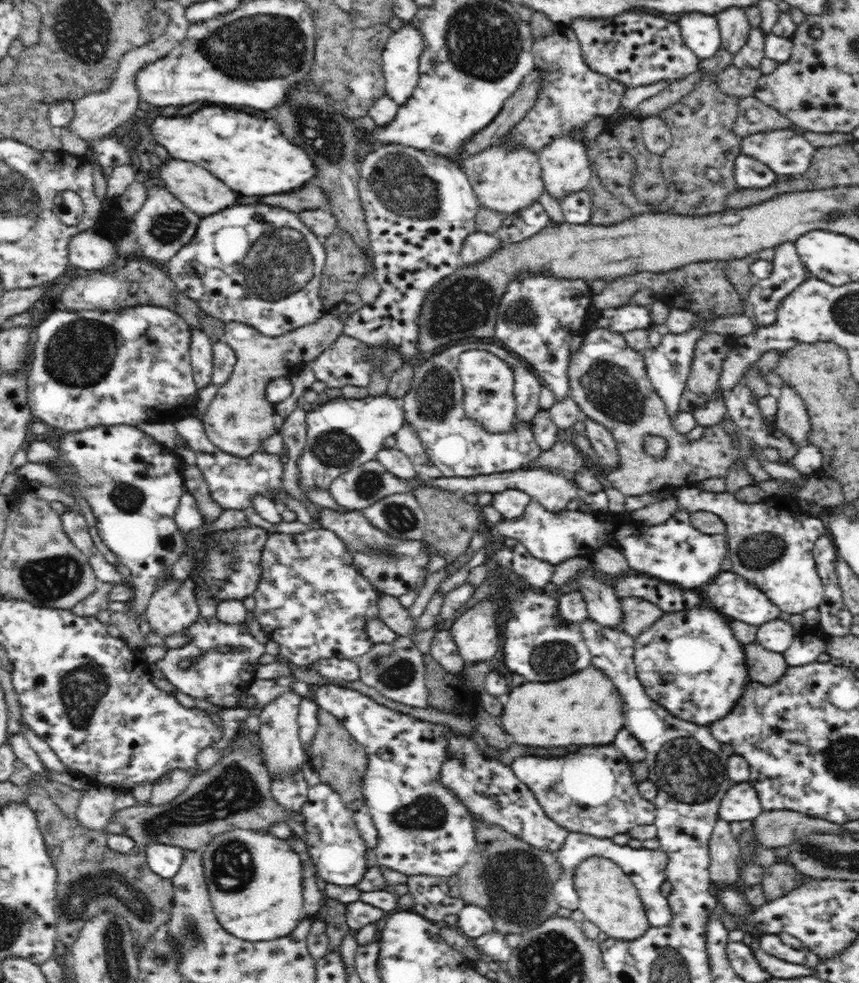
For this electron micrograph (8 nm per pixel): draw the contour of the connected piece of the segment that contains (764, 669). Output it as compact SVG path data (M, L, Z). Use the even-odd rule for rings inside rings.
M750 644L748 646L748 652L746 652L746 648L743 646L743 650L745 650L745 662L746 658L748 658L754 664L752 668L746 668L749 678L753 682L774 684L785 674L786 668L789 668L789 665L784 662L784 656L782 654L772 654L770 650L764 650L760 644Z

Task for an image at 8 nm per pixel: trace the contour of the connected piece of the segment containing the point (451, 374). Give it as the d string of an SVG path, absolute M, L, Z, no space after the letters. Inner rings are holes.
M476 341L451 346L414 368L410 390L402 398L405 424L416 429L429 460L446 478L470 478L518 469L534 469L535 460L542 449L538 447L529 426L536 414L543 410L539 403L543 385L536 375L524 366L524 362L520 362L518 357L504 347ZM468 349L490 351L512 368L516 399L516 422L513 423L512 430L488 431L463 410L464 391L457 367L459 356Z

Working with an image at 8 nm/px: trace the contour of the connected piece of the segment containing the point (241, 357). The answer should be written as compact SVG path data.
M328 314L319 318L312 324L294 329L279 337L266 337L259 330L250 325L241 322L229 322L224 328L222 340L228 343L234 354L236 362L233 373L230 378L218 387L216 396L212 399L210 406L206 409L205 415L201 422L205 433L212 444L216 445L219 450L238 458L246 458L253 454L260 453L261 445L277 432L275 429L275 404L266 398L266 387L270 381L280 378L280 376L288 376L290 368L302 366L304 362L314 360L316 356L320 356L333 342L343 333L343 322L346 321L348 314L344 316L332 316Z

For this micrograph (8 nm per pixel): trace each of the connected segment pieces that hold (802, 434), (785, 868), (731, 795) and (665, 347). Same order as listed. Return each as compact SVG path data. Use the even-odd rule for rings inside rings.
M783 382L777 392L777 412L774 425L783 431L794 445L803 447L809 442L811 424L808 409L796 390Z
M779 861L766 868L761 882L765 900L770 902L772 899L788 894L796 887L797 874L798 870L789 862Z
M749 782L735 783L720 800L719 818L728 822L754 820L763 811L756 790Z
M717 315L696 316L694 328L690 328L682 334L667 333L662 335L658 346L649 347L643 352L648 378L663 399L670 418L674 418L674 414L679 411L682 393L687 388L686 381L688 374L690 374L696 341L702 338L705 328L719 318L720 316Z

